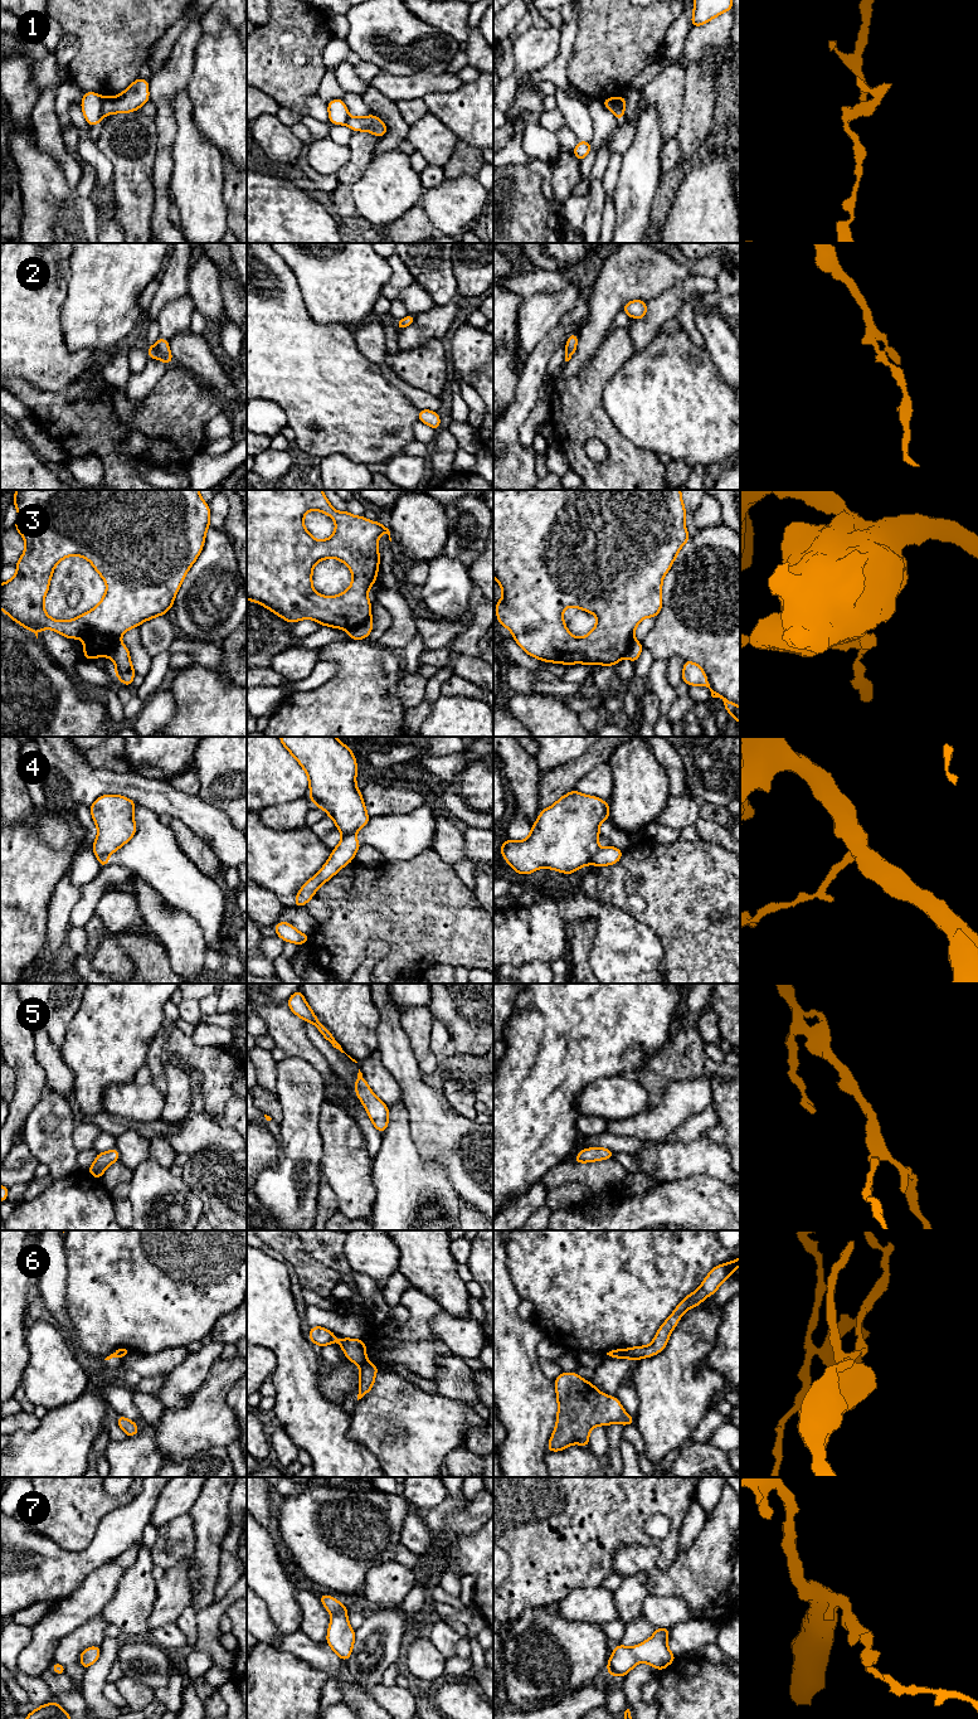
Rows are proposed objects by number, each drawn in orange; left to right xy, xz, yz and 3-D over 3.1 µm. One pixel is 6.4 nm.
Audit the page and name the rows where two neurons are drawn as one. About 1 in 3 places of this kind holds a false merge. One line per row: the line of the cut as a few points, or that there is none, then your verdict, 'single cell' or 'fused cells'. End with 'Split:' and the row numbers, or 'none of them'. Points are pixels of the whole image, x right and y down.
1: xy (105, 98), (100, 119) | fused cells
2: no cut | single cell
3: xz (370, 617), (349, 631) | fused cells
4: yz (598, 848), (589, 862) | fused cells
5: no cut | single cell
6: xz (366, 1360), (360, 1367) | fused cells
7: no cut | single cell
Split: 1, 3, 4, 6

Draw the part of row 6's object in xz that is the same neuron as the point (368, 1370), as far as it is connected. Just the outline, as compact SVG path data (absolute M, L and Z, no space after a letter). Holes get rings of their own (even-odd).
M369 1361L360 1366L360 1390L357 1394L357 1400L371 1390L378 1371L379 1368Z

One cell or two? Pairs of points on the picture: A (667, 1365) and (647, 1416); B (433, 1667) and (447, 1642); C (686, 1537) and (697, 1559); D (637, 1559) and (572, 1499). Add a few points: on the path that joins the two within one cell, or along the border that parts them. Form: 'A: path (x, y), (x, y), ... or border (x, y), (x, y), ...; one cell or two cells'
A: path (667, 1378), (667, 1395), (660, 1403); one cell
B: border (424, 1633), (446, 1660); two cells
C: border (706, 1519), (696, 1538), (679, 1553); two cells
D: border (653, 1547), (623, 1545), (614, 1555), (612, 1571); two cells

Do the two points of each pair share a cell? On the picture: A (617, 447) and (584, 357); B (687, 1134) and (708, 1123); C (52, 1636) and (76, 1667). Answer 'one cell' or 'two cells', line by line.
A: two cells
B: one cell
C: two cells

